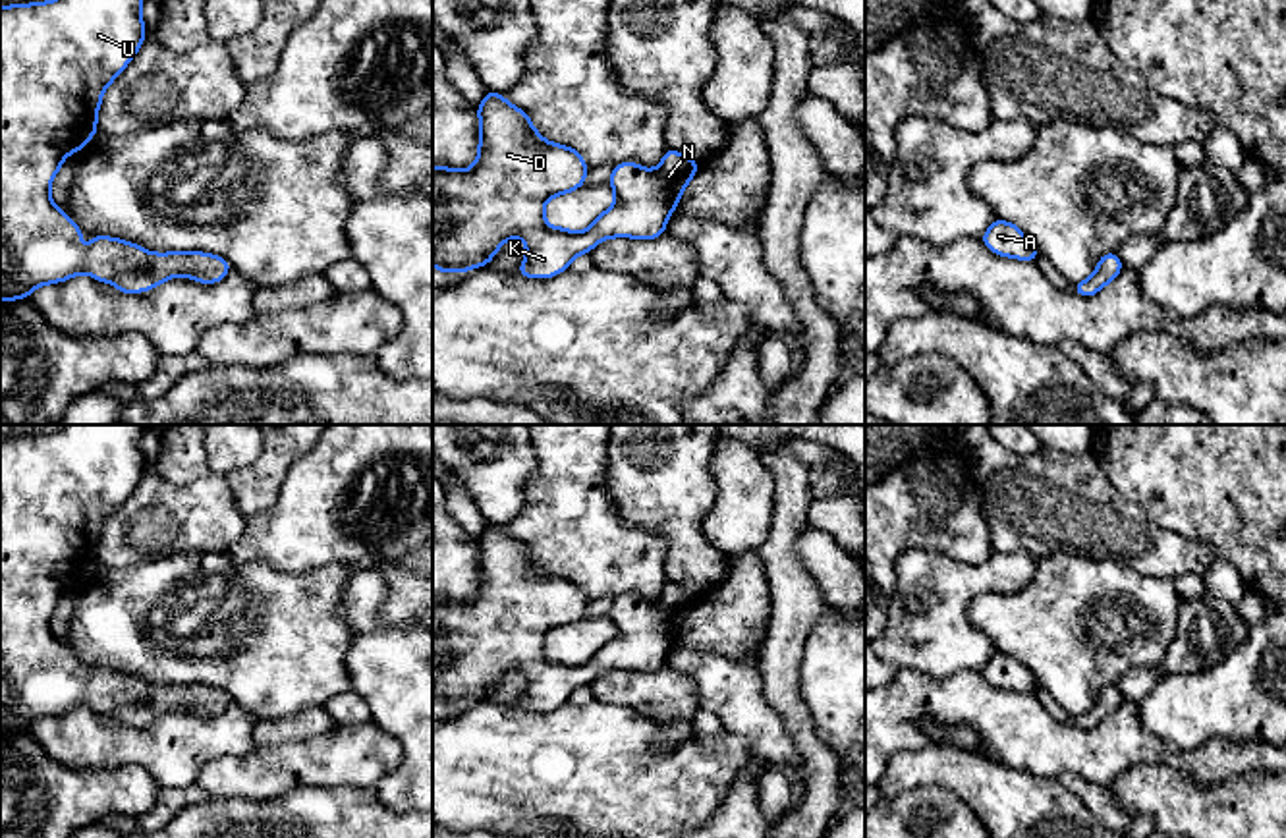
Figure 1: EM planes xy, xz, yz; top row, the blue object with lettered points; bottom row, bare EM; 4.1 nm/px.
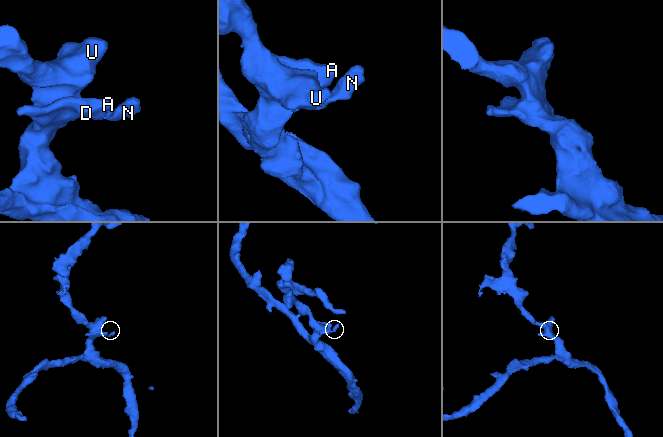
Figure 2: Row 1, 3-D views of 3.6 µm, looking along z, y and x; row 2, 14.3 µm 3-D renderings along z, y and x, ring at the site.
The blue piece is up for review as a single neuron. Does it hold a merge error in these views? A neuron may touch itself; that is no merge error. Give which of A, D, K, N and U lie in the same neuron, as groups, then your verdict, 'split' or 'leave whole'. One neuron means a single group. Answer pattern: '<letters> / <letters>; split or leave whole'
A D K N U; leave whole

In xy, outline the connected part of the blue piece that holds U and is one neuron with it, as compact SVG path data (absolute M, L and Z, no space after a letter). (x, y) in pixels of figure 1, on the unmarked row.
M62 425L60 431L0 440L0 734L23 732L35 720L87 705L97 714L114 716L122 726L149 724L174 709L201 716L220 714L232 697L210 685L151 685L131 674L91 668L81 684L83 662L52 633L48 622L70 585L83 583L98 566L97 548L104 521L124 504L145 475L141 448L145 425Z

